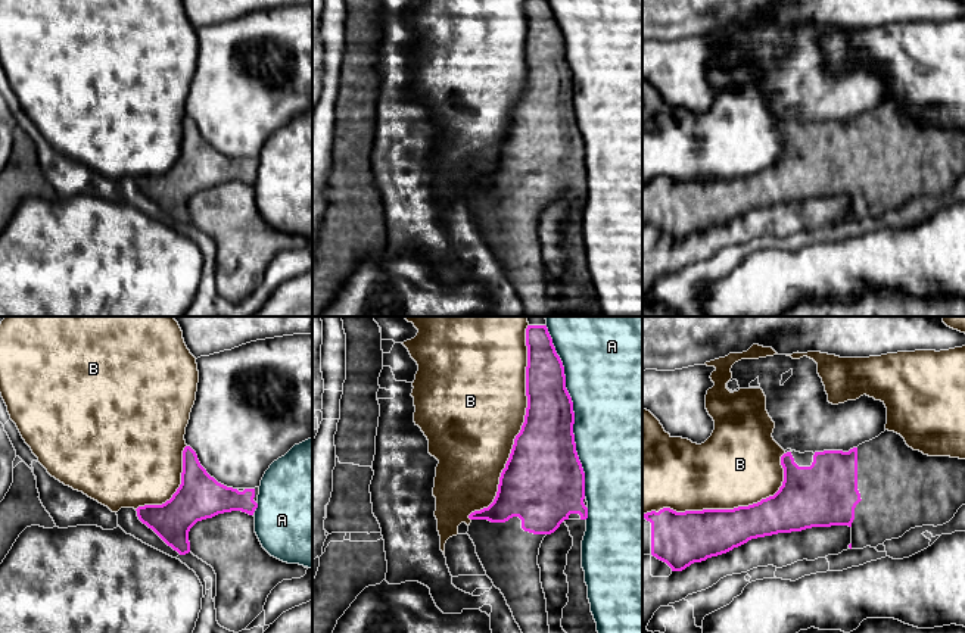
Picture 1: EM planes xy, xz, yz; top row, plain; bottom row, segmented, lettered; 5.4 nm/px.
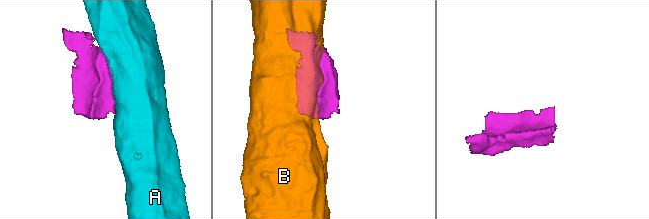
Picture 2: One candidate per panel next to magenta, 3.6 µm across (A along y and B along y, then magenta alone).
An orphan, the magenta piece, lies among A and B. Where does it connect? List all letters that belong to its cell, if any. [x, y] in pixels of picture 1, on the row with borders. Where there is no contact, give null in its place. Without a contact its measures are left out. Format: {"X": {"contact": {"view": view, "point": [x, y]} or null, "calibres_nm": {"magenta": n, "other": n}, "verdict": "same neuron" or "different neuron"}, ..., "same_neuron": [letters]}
{"A": {"contact": {"view": "xz", "point": [572, 411]}, "calibres_nm": {"magenta": 320, "other": 480}, "verdict": "different neuron"}, "B": {"contact": {"view": "xz", "point": [522, 427]}, "calibres_nm": {"magenta": 380, "other": 480}, "verdict": "different neuron"}, "same_neuron": []}

